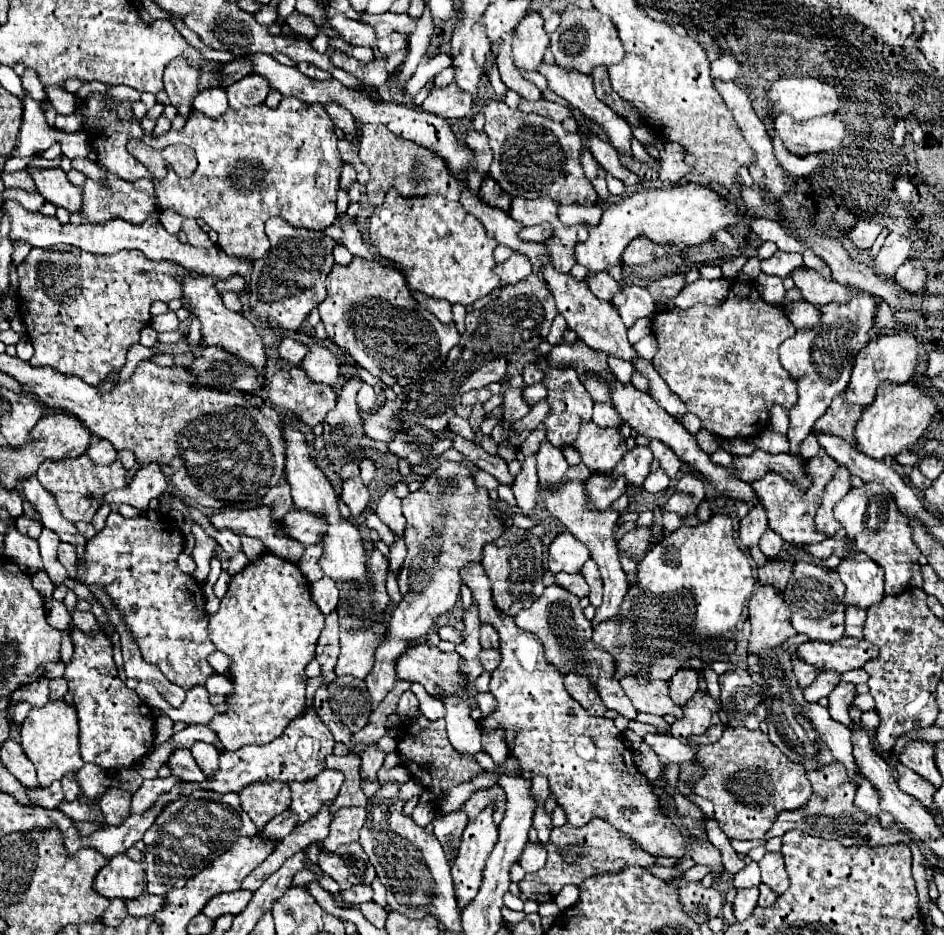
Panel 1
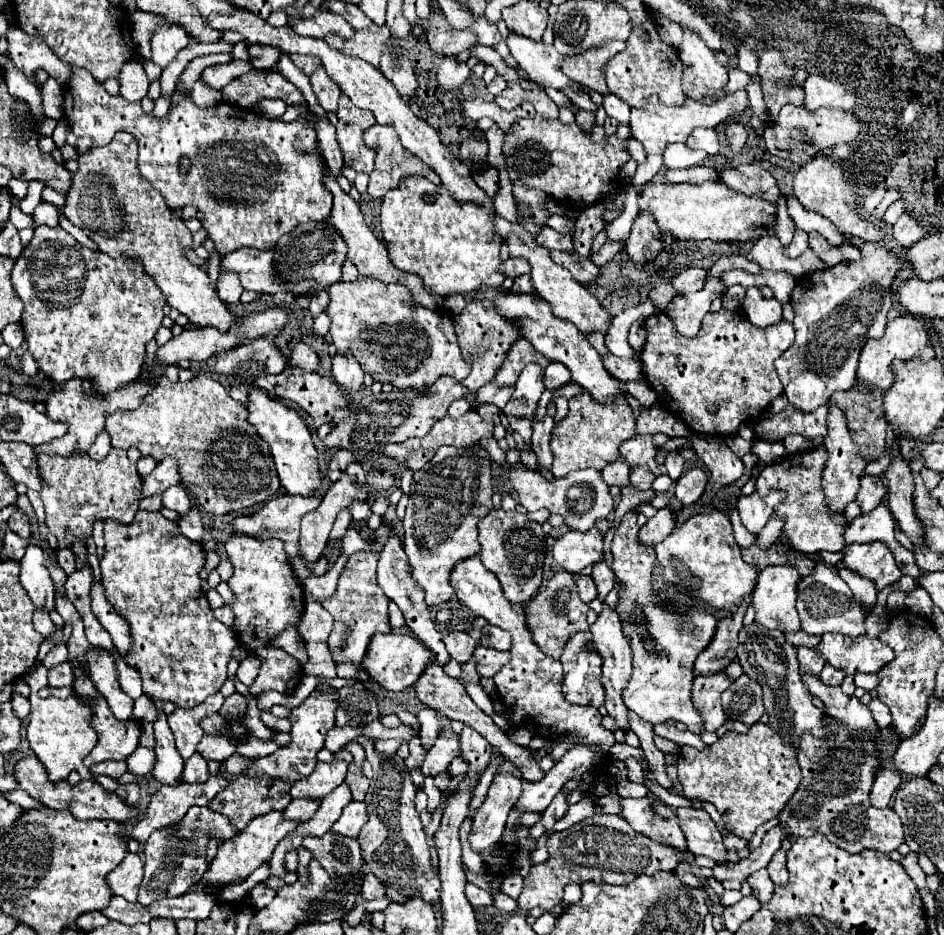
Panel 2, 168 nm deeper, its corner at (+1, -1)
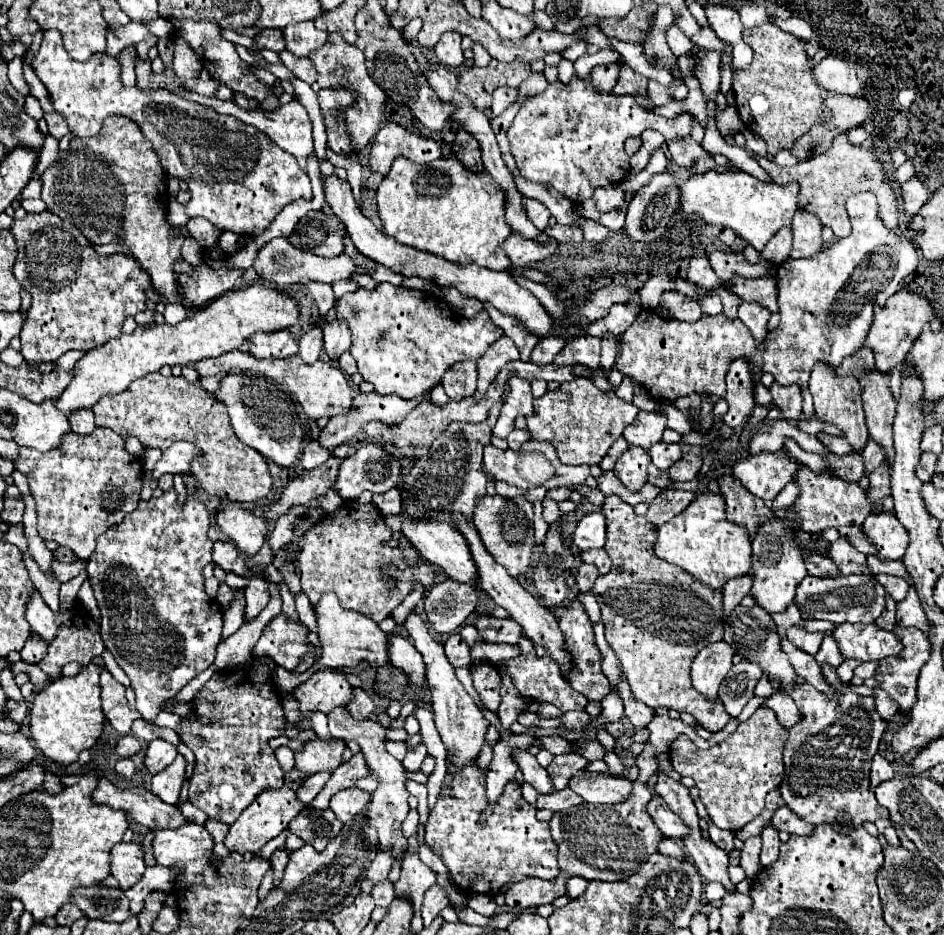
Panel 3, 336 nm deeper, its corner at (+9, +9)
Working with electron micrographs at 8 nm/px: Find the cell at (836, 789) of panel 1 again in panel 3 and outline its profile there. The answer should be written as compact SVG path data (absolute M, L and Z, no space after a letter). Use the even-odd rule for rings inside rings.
M821 665L821 671L829 687L833 687L833 691L837 691L839 697L825 695L809 683L799 683L797 687L783 687L783 691L789 693L795 705L799 707L801 721L795 727L791 727L789 739L785 743L785 751L783 751L785 779L779 789L787 807L807 823L813 823L813 825L829 823L837 833L849 833L855 827L863 825L865 821L873 823L881 815L883 819L889 817L889 811L885 811L885 807L877 803L875 793L869 789L869 763L877 753L883 733L887 731L887 721L877 713L873 697L861 697L855 691L851 691L851 685L841 683L833 667Z

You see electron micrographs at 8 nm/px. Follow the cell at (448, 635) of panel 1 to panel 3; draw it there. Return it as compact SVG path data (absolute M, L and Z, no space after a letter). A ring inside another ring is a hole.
M451 635L447 641L445 641L445 655L449 659L449 663L459 669L459 667L467 667L471 663L471 657L469 657L469 647L465 645L465 641L461 639L461 635Z

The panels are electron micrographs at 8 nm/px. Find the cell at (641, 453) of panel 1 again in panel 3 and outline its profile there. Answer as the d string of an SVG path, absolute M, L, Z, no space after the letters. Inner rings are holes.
M639 411L637 419L625 429L623 437L627 439L629 445L649 449L653 443L659 443L663 439L665 429L667 429L667 417L663 413Z

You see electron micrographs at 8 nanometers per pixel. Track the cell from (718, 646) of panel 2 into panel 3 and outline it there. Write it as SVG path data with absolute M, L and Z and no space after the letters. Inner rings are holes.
M741 575L737 579L729 579L729 583L725 583L723 587L723 609L725 609L725 615L729 615L745 595L749 595L751 591L751 575Z

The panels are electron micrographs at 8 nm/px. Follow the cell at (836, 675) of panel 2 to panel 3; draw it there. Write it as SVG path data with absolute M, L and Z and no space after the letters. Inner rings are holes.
M825 635L823 643L821 643L821 649L815 655L815 659L817 659L819 665L827 663L827 665L833 665L833 667L839 667L845 661L841 651L839 651L839 647L837 647L837 641L831 635Z

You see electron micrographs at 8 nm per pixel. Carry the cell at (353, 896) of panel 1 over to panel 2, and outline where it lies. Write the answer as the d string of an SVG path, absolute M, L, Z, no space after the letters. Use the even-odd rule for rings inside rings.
M367 873L361 893L363 893L363 899L373 901L373 899L381 899L385 895L385 887L377 881L377 877L373 873Z

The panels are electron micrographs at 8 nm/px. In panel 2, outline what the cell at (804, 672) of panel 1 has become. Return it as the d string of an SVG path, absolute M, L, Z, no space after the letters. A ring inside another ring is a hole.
M797 647L797 655L799 655L801 671L809 671L809 673L815 673L815 675L821 673L821 669L825 665L825 659L819 657L815 649L811 649L811 647Z

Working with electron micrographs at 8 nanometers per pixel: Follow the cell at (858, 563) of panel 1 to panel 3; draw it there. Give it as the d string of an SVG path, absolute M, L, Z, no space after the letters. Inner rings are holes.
M881 511L881 515L869 515L863 523L865 535L877 545L881 561L895 561L905 555L905 547L909 545L909 535L905 535L905 527L897 523L893 511Z

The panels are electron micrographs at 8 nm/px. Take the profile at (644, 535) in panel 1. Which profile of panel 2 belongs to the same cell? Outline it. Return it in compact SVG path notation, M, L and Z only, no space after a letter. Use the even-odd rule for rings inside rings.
M669 507L659 509L655 513L655 517L651 517L641 529L639 529L639 541L645 547L655 547L657 543L661 543L675 527L675 517L671 513Z

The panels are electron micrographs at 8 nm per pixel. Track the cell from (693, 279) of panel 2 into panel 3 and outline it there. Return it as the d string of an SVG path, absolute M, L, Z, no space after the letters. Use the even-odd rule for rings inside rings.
M695 257L695 259L691 259L691 263L689 263L689 281L695 283L695 285L707 287L707 289L721 287L721 289L729 291L729 283L717 279L717 275L711 269L707 257Z

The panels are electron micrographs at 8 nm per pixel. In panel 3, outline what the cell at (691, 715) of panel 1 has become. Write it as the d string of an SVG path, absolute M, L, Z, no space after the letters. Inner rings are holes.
M717 641L701 649L691 665L693 687L707 699L715 699L721 681L733 667L733 655L733 647L725 641Z

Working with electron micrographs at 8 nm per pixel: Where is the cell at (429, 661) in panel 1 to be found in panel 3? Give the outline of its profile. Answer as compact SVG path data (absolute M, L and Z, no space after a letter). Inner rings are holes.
M331 591L319 599L317 607L313 607L313 613L315 613L317 627L319 627L317 635L319 635L319 643L323 647L323 657L319 659L319 663L314 664L305 673L294 673L278 666L274 673L274 681L284 691L291 693L292 689L307 681L315 671L322 669L333 669L333 667L355 669L359 663L367 663L371 667L389 665L389 661L387 661L387 639L389 639L389 635L383 633L373 619L369 619L357 611L345 611L339 605L337 595L333 595Z

